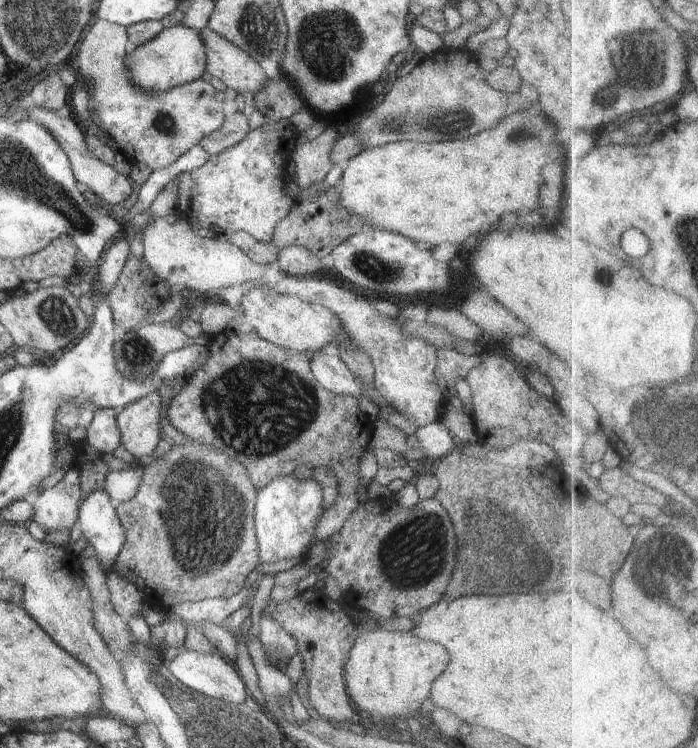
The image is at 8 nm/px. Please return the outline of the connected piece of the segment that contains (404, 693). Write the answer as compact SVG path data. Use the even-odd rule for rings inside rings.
M380 626L377 630L364 630L363 627L360 630L343 676L351 704L357 712L364 710L377 718L378 722L392 722L394 716L410 716L431 696L432 684L448 667L448 650L442 644L421 640L412 632L386 630Z

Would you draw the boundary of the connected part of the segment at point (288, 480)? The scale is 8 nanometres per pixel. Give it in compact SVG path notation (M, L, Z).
M294 474L281 475L258 490L253 522L259 563L273 564L298 556L306 557L312 546L316 525L324 512L322 486L312 478L297 480Z

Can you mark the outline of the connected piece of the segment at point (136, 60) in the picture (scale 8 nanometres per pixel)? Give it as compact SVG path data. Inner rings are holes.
M180 23L172 28L164 28L159 36L141 46L131 47L127 57L129 79L137 87L152 93L166 91L174 86L200 79L206 66L207 51L201 34Z

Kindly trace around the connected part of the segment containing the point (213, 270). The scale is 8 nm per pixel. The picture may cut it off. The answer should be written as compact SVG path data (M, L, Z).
M173 215L159 217L143 228L143 260L166 285L177 290L196 290L212 295L218 289L242 285L256 280L262 282L266 265L253 261L226 236L201 238L192 231L192 226Z

